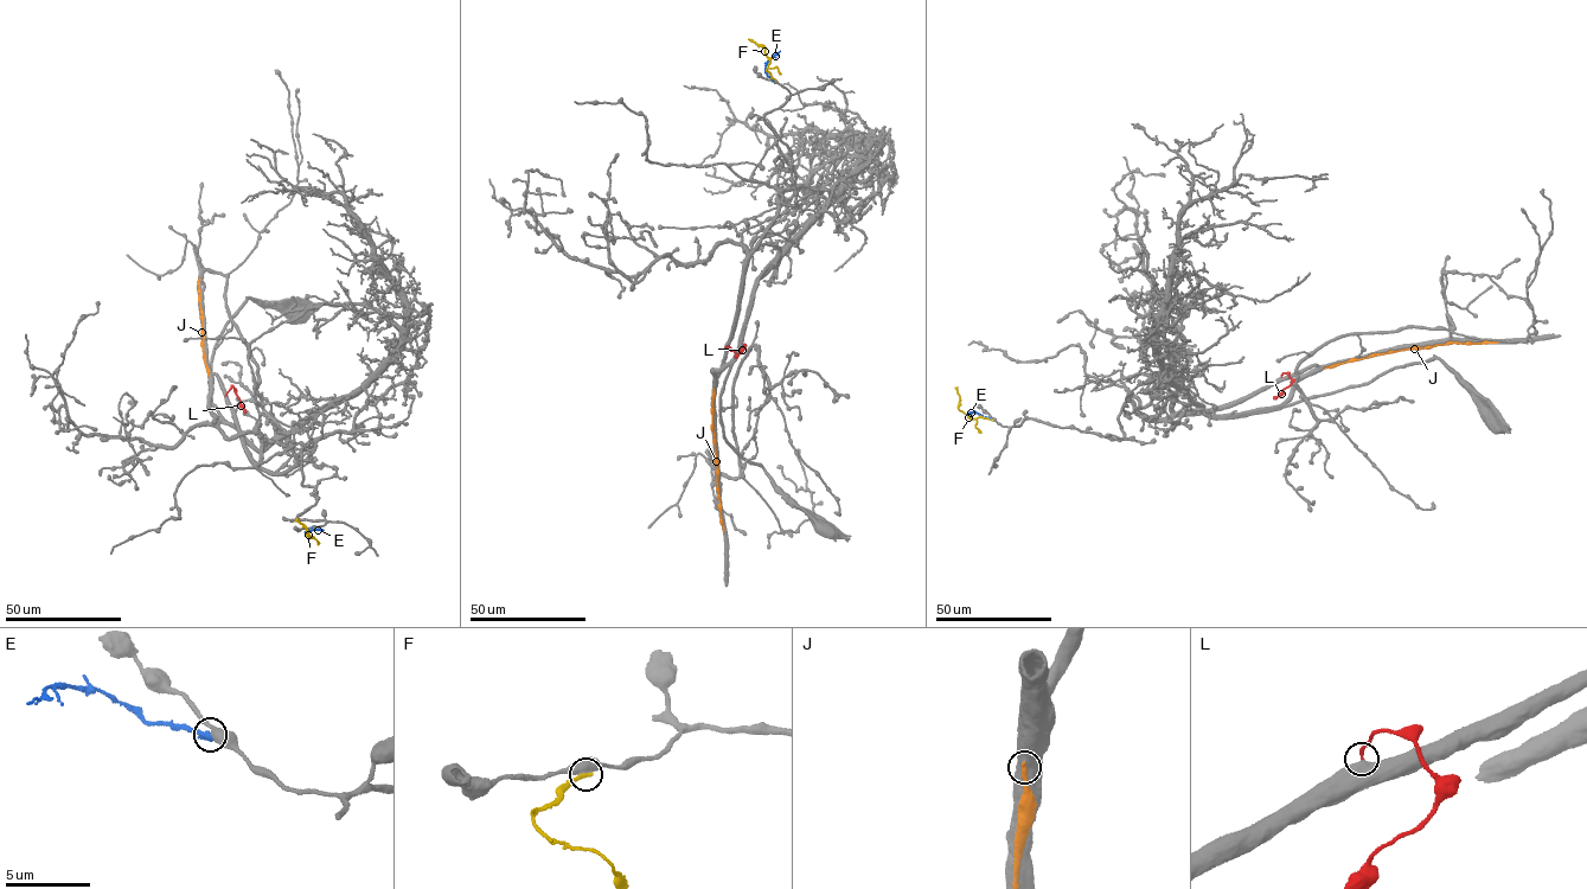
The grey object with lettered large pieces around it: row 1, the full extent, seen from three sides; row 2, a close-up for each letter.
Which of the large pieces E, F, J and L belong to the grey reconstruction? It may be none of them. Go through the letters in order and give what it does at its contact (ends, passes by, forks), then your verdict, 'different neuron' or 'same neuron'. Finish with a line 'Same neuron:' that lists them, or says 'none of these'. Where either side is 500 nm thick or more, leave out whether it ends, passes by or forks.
E: different neuron
F: different neuron
J: different neuron
L: same neuron
Same neuron: L

